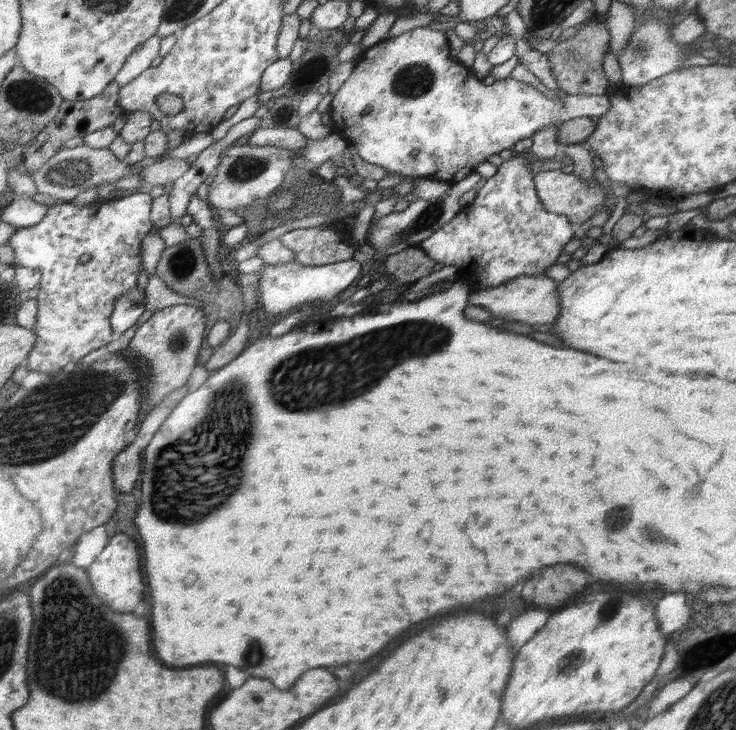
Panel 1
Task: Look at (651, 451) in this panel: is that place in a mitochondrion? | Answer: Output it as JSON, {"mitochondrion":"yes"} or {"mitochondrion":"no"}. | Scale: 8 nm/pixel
{"mitochondrion":"no"}

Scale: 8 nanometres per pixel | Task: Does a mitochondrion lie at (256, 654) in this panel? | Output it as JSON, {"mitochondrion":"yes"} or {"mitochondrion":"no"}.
{"mitochondrion":"yes"}

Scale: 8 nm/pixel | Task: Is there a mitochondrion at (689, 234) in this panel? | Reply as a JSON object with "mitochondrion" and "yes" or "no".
{"mitochondrion":"no"}

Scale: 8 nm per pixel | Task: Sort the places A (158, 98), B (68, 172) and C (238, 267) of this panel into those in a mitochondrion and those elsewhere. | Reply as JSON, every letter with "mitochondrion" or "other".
{"A":"other","B":"mitochondrion","C":"other"}

